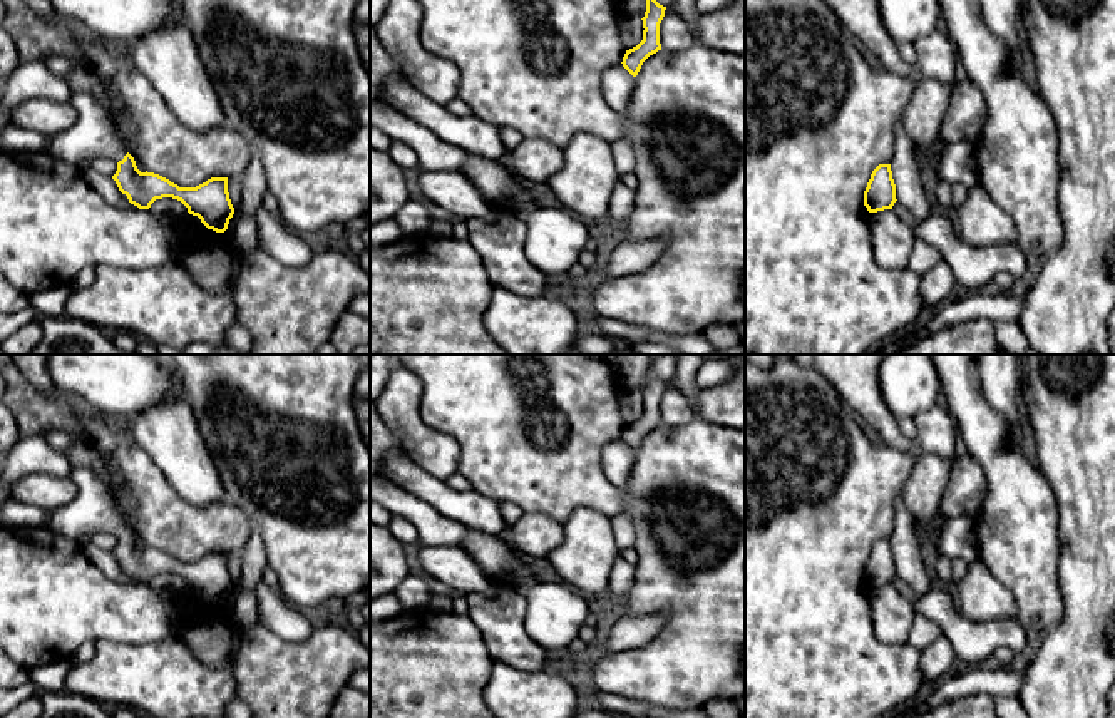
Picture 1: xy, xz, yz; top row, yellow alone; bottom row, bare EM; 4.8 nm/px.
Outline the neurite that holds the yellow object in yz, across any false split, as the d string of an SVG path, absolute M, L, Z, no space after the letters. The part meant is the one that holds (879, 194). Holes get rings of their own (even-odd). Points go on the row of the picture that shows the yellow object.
M879 164L864 191L864 206L869 213L892 209L896 203L896 184L892 179L891 164Z

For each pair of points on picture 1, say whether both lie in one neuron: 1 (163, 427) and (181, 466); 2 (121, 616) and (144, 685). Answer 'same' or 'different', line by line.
1: same
2: different

